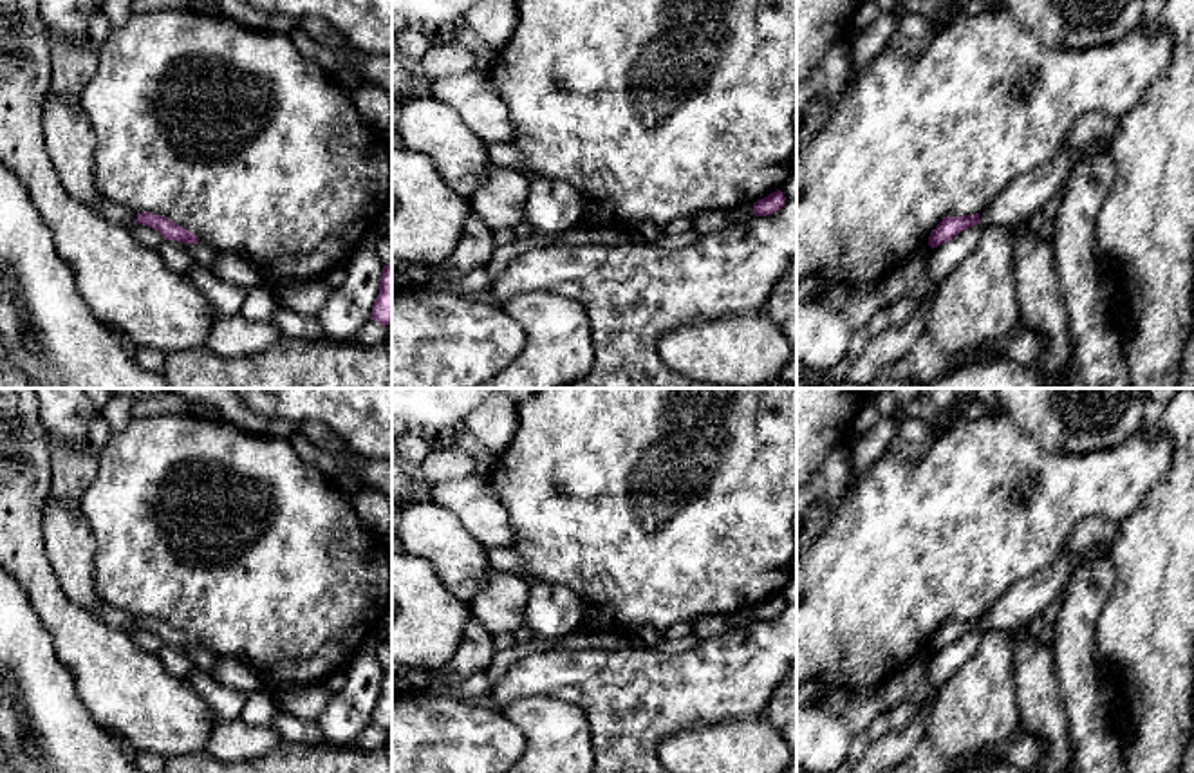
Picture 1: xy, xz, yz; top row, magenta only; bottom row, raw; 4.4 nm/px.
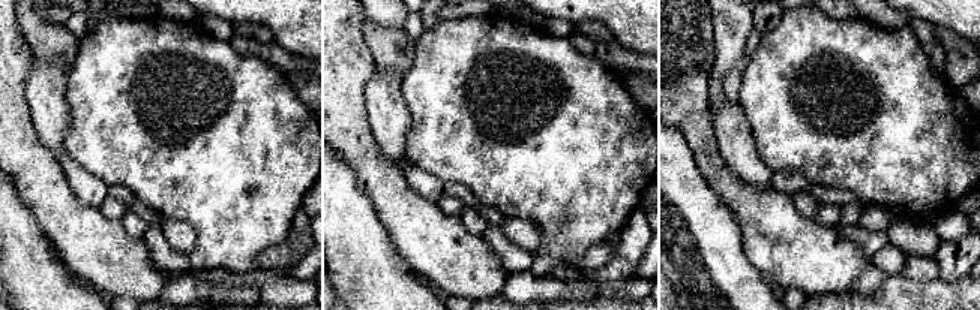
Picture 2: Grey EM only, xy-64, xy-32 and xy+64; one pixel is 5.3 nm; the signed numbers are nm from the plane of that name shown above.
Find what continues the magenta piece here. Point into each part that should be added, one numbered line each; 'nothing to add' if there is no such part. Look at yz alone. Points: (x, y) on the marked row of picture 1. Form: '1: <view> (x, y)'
nothing to add

